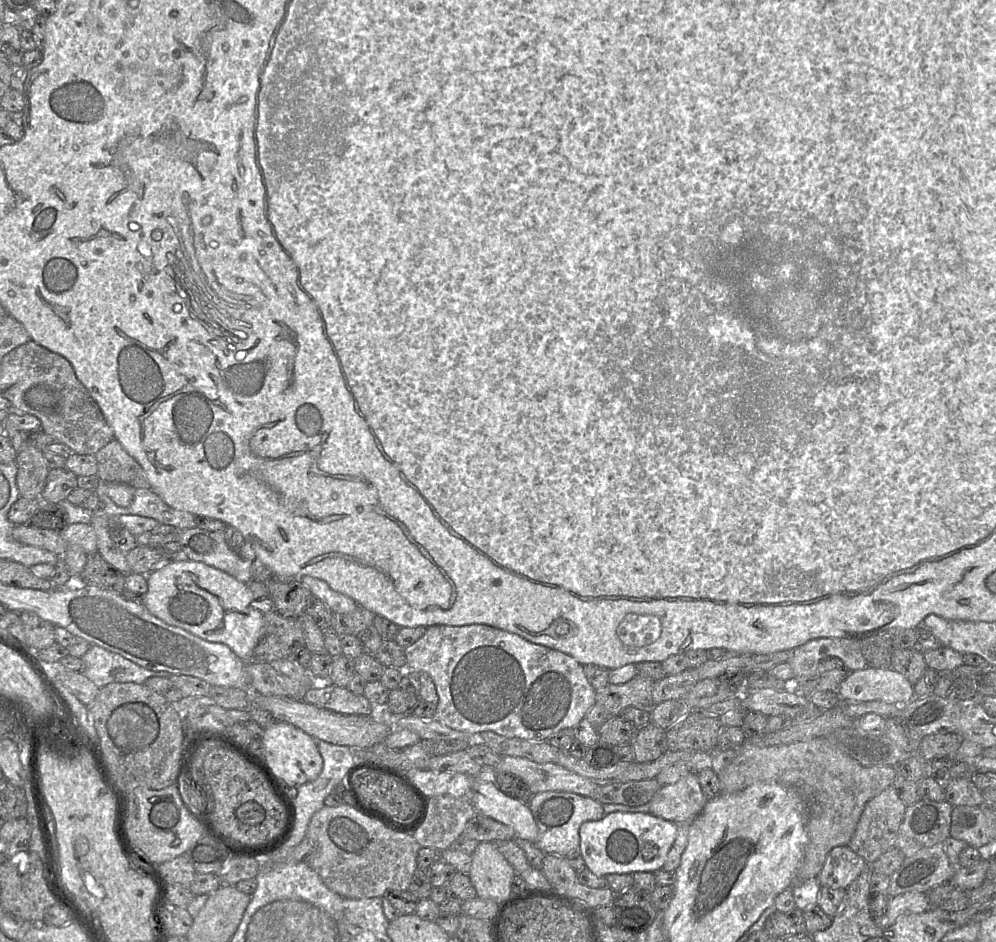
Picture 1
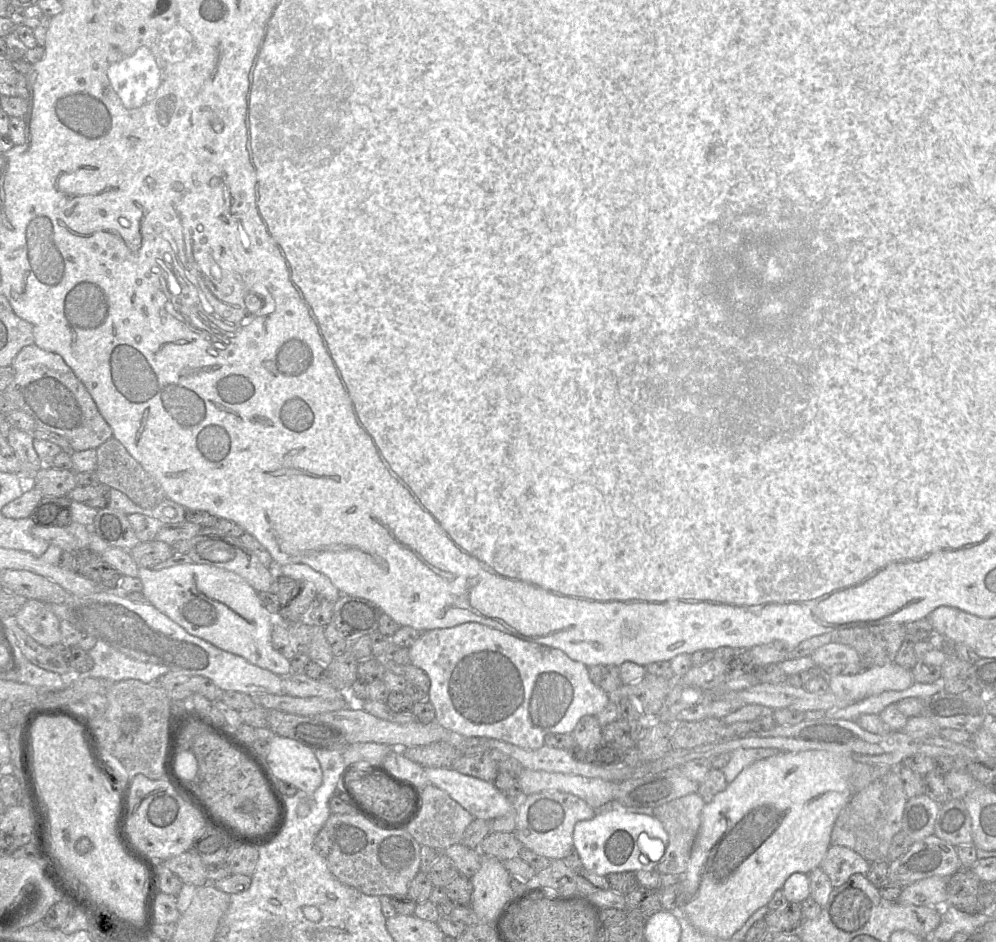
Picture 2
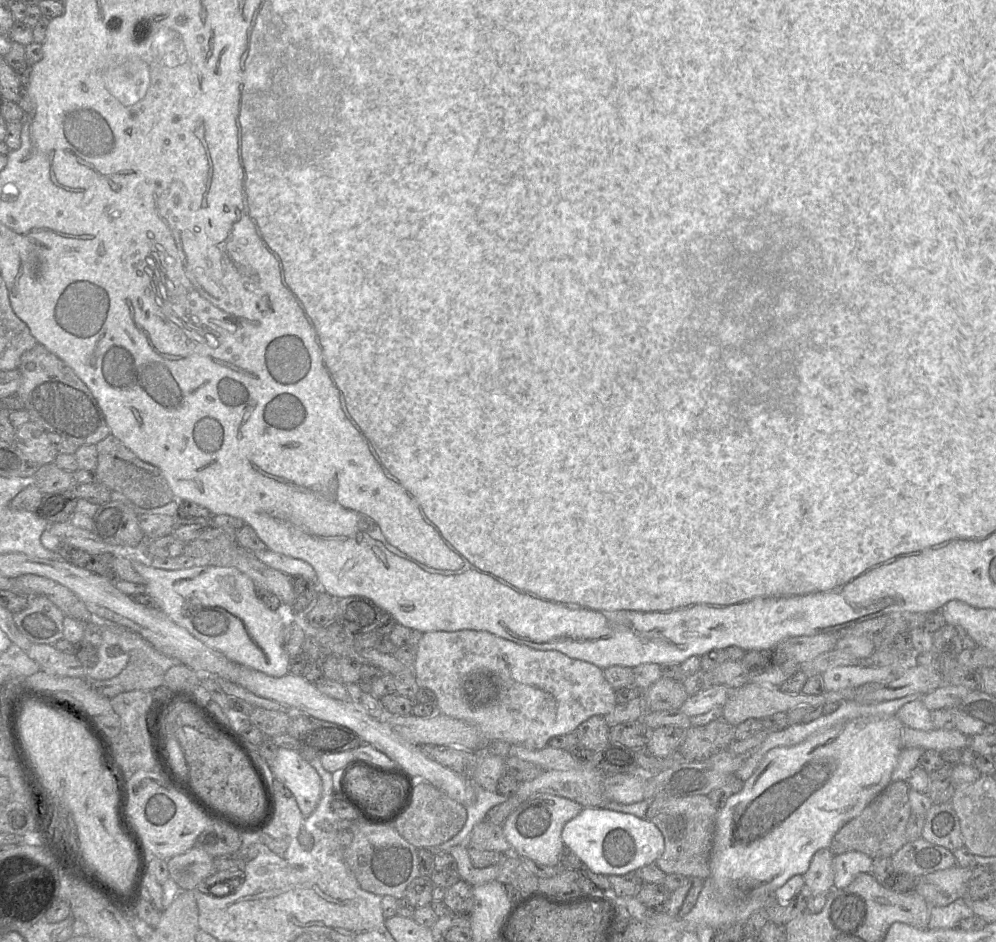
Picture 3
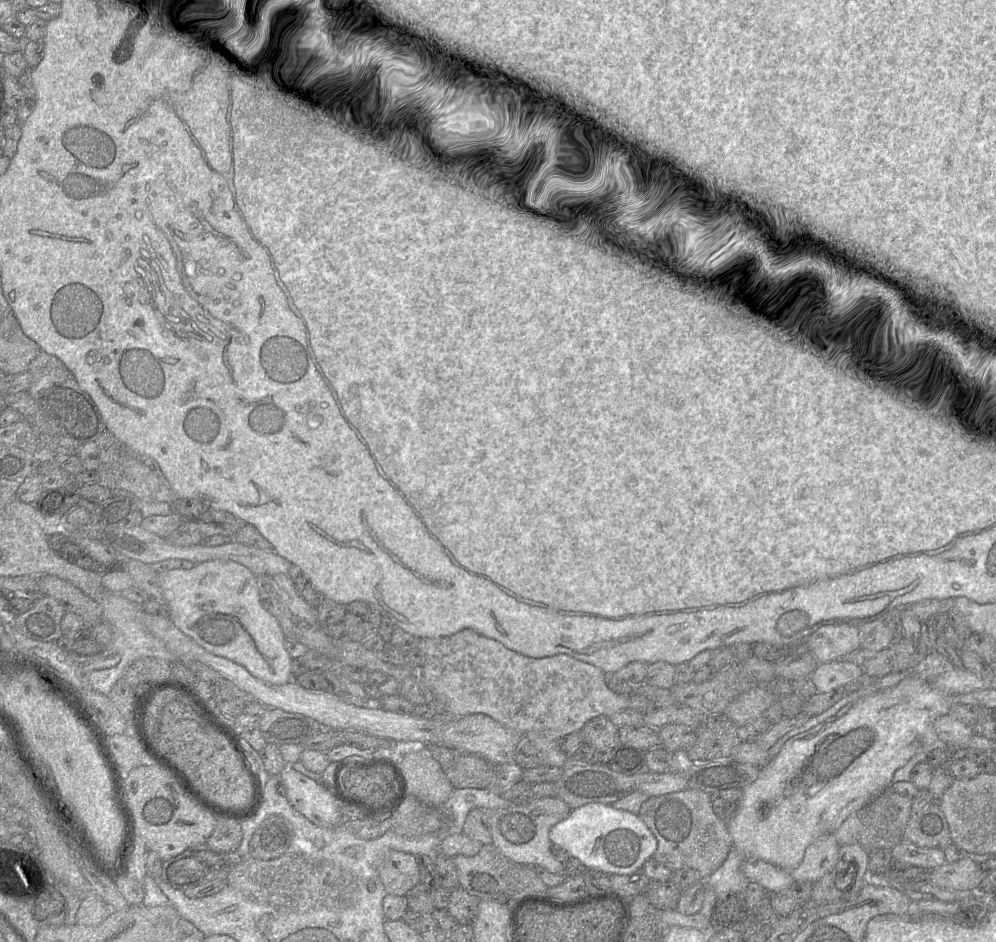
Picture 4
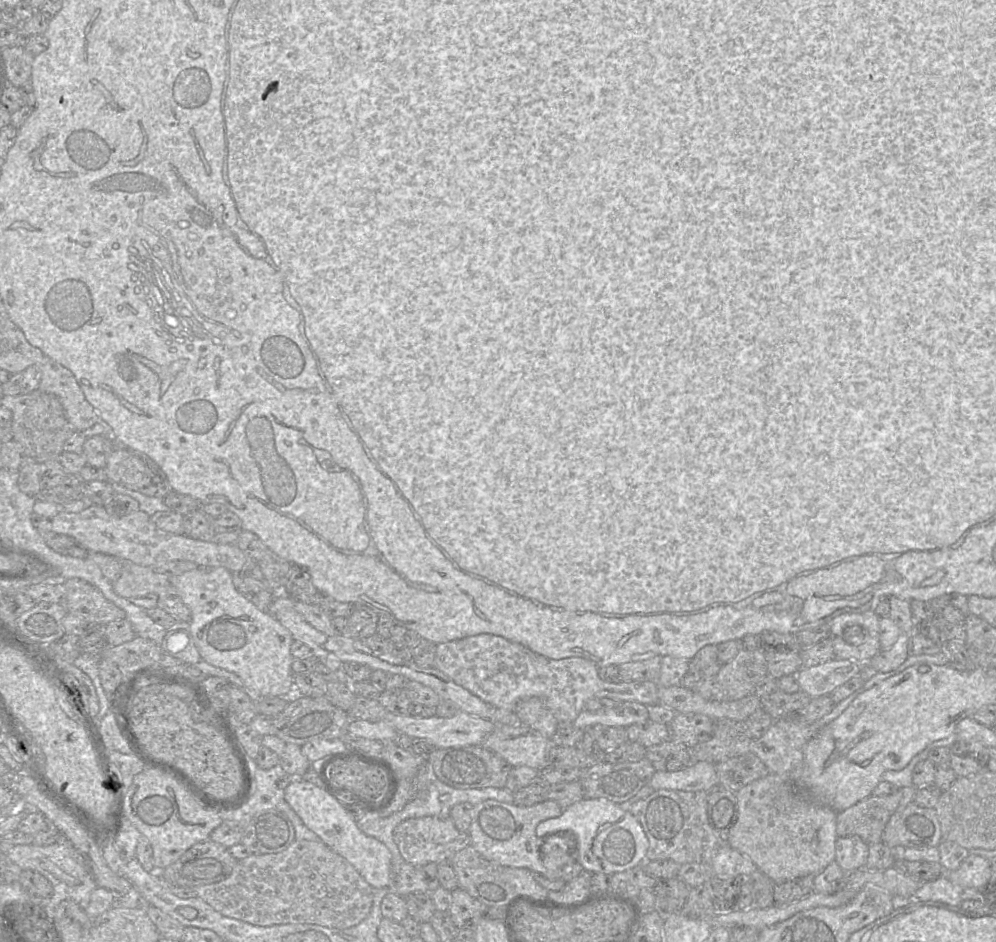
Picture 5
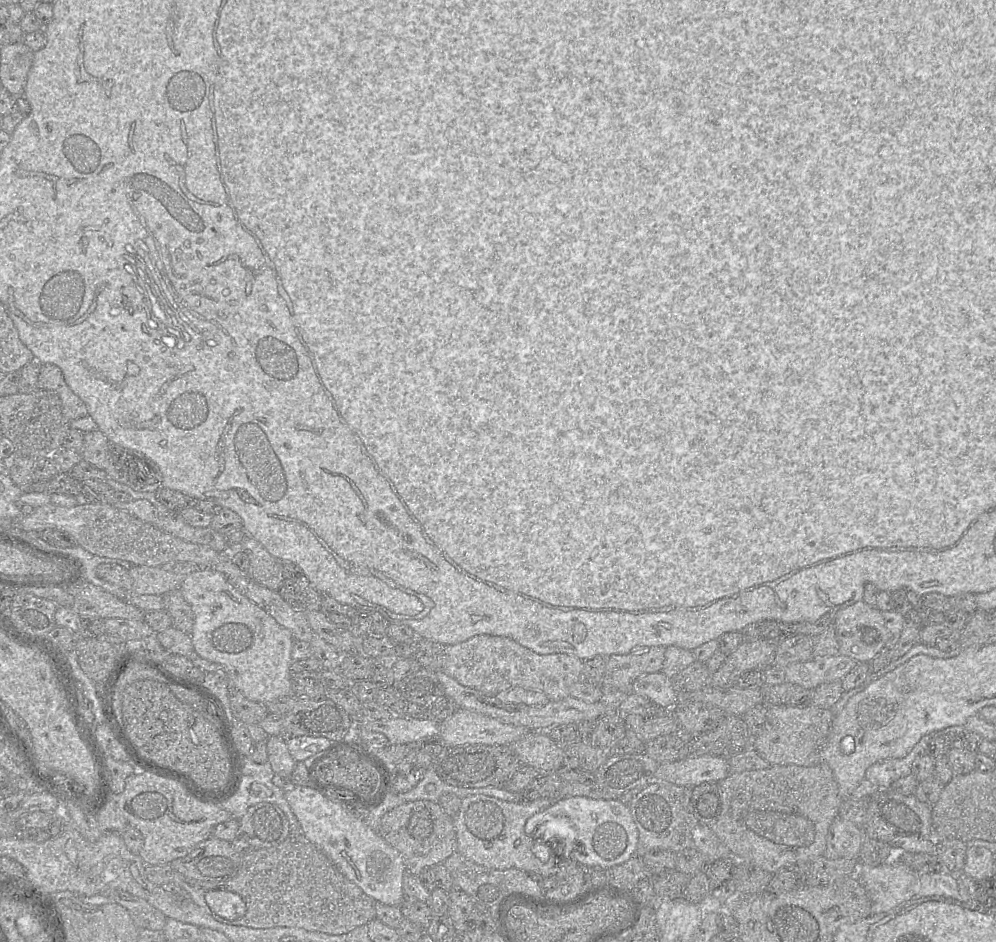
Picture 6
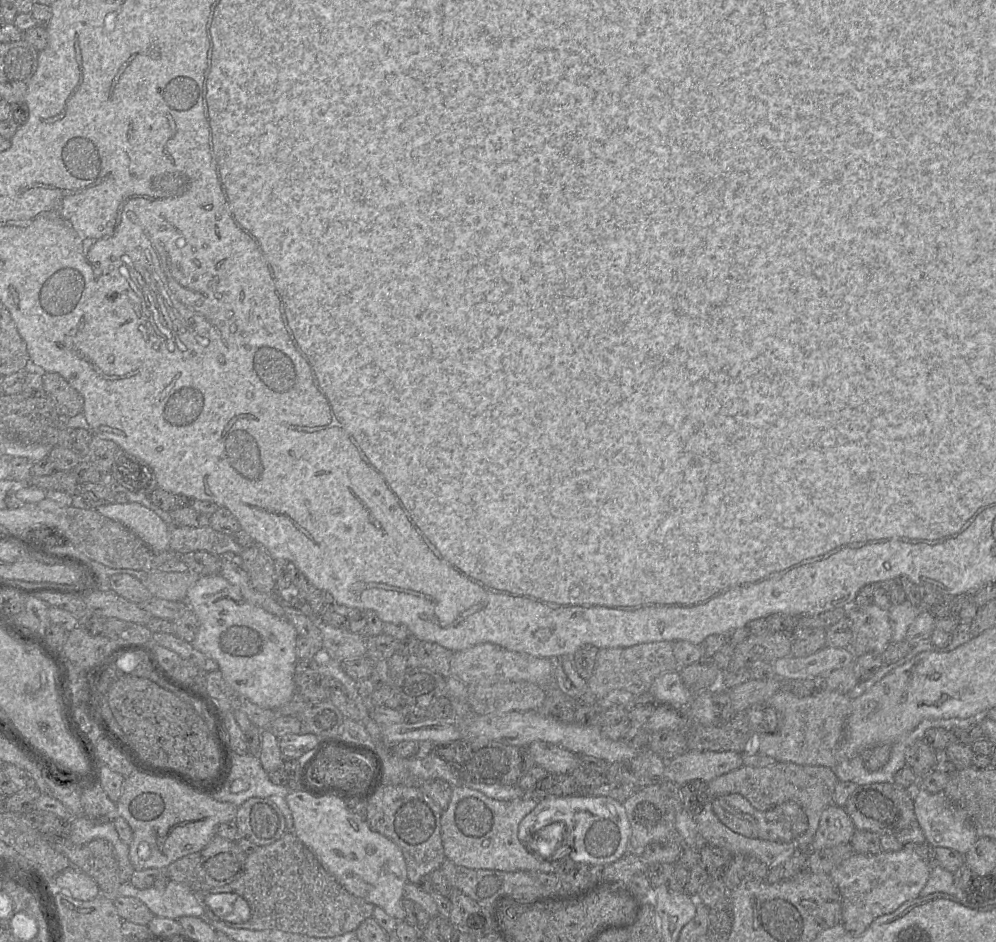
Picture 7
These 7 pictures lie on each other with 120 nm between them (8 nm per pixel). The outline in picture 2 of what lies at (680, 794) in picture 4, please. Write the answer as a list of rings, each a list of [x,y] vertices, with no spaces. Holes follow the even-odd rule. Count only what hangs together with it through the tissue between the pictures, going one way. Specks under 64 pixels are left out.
[[[696,792],[653,810],[653,815],[668,833],[666,852],[656,868],[660,874],[681,876],[686,871],[705,804]]]

